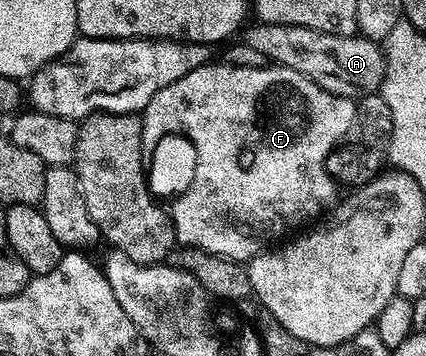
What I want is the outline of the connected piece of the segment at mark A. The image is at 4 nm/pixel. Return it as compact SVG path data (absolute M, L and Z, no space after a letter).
M254 22L254 25L247 25L241 31L240 42L267 55L271 63L294 69L316 82L321 89L337 96L358 98L375 93L381 87L385 72L385 57L381 47L363 36L338 36L324 34L310 27Z

